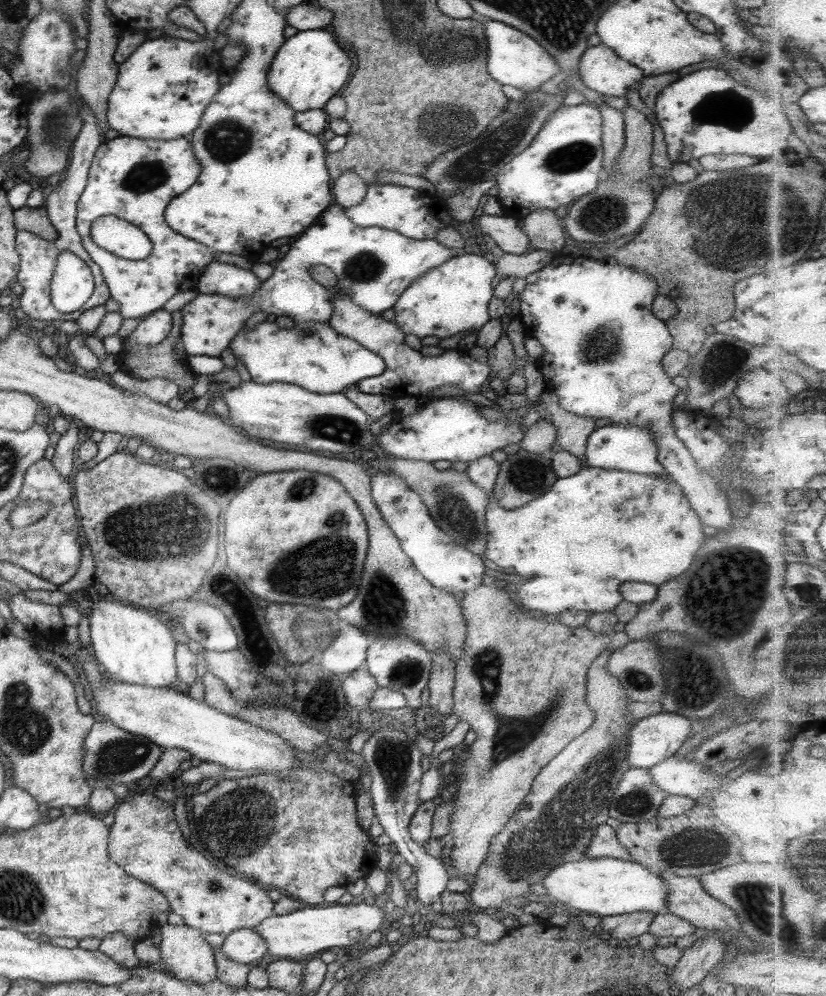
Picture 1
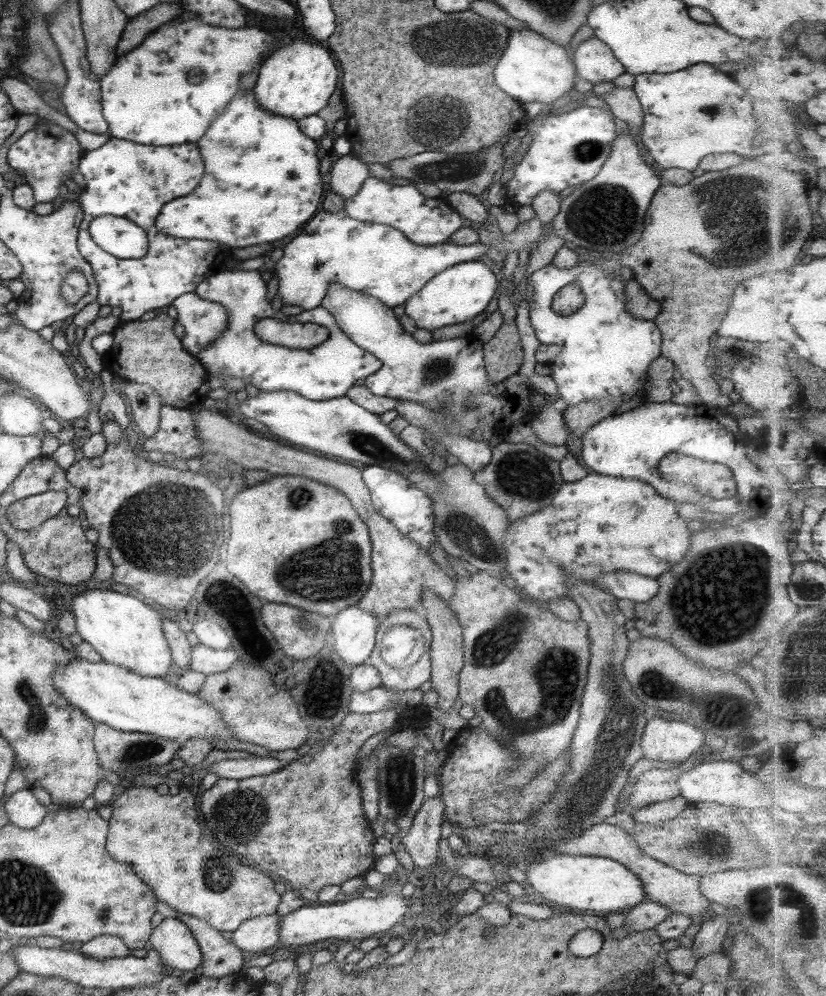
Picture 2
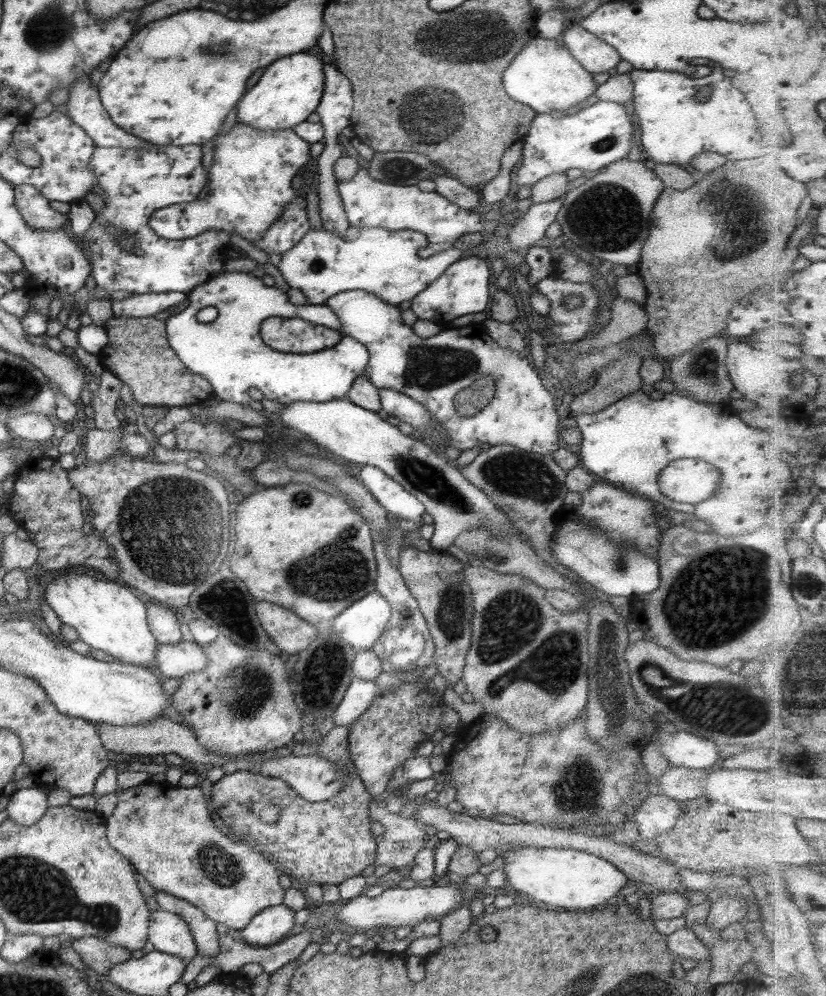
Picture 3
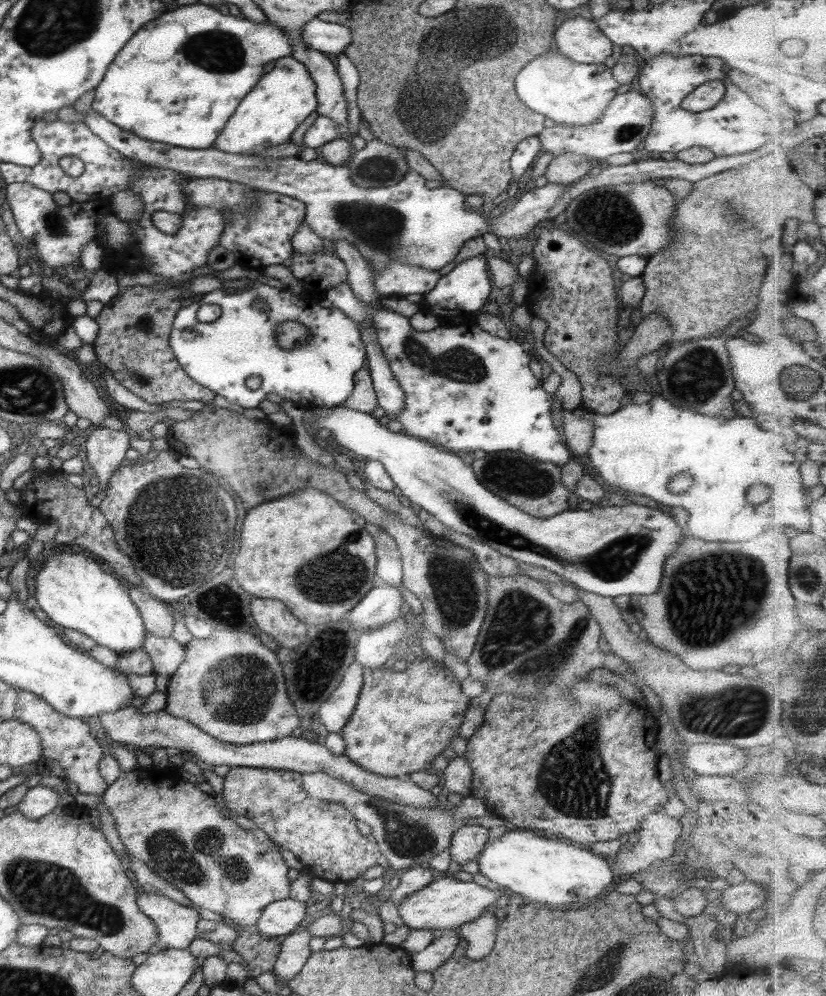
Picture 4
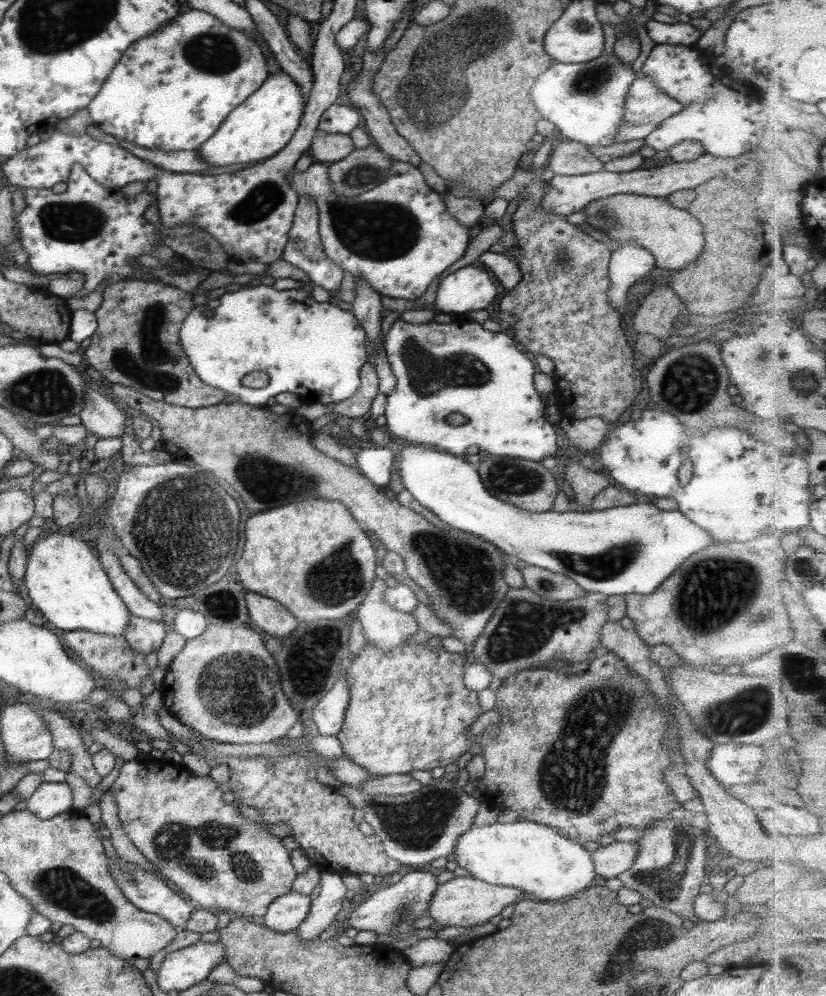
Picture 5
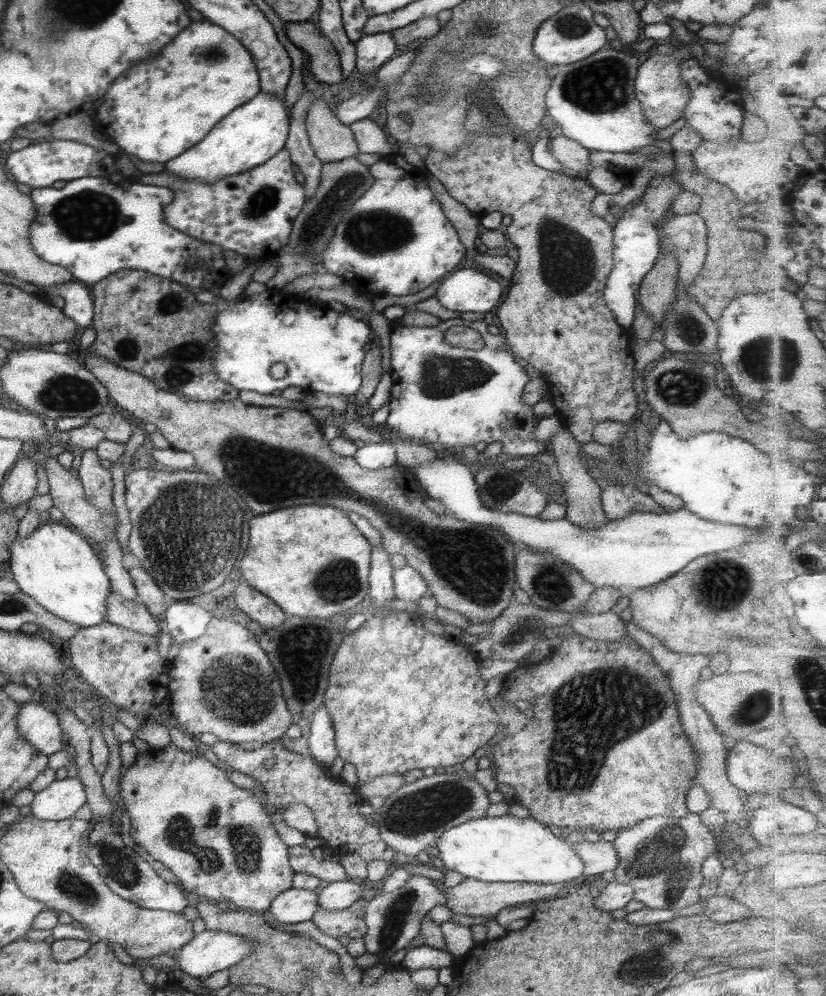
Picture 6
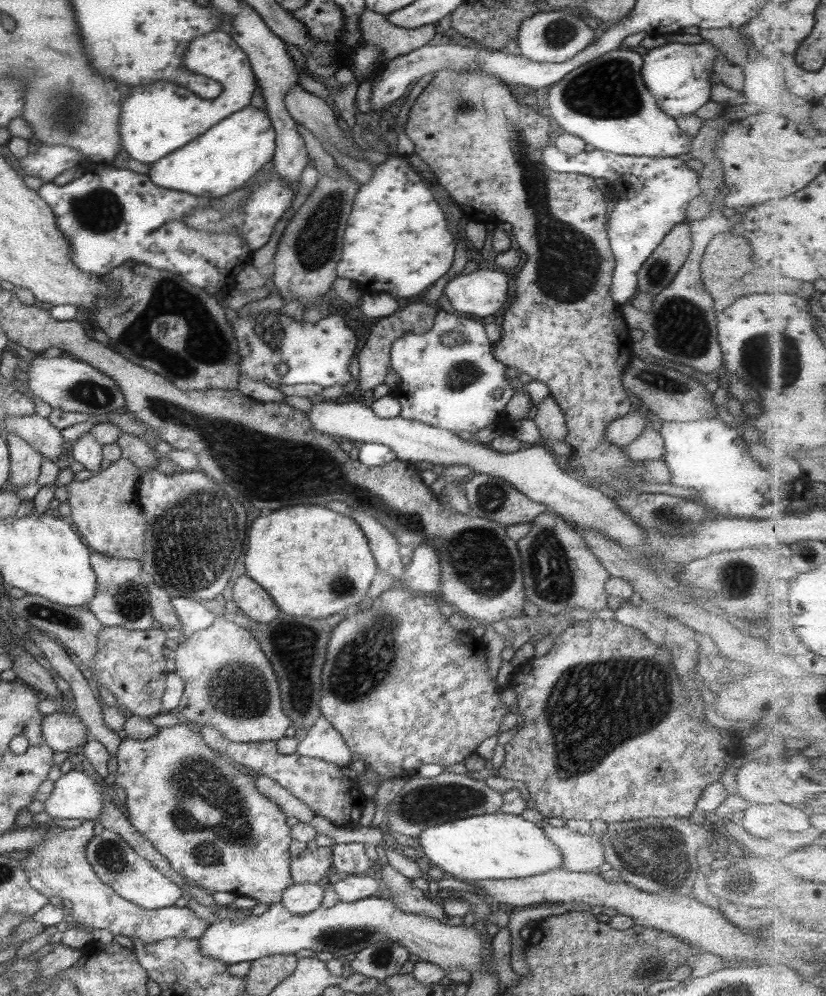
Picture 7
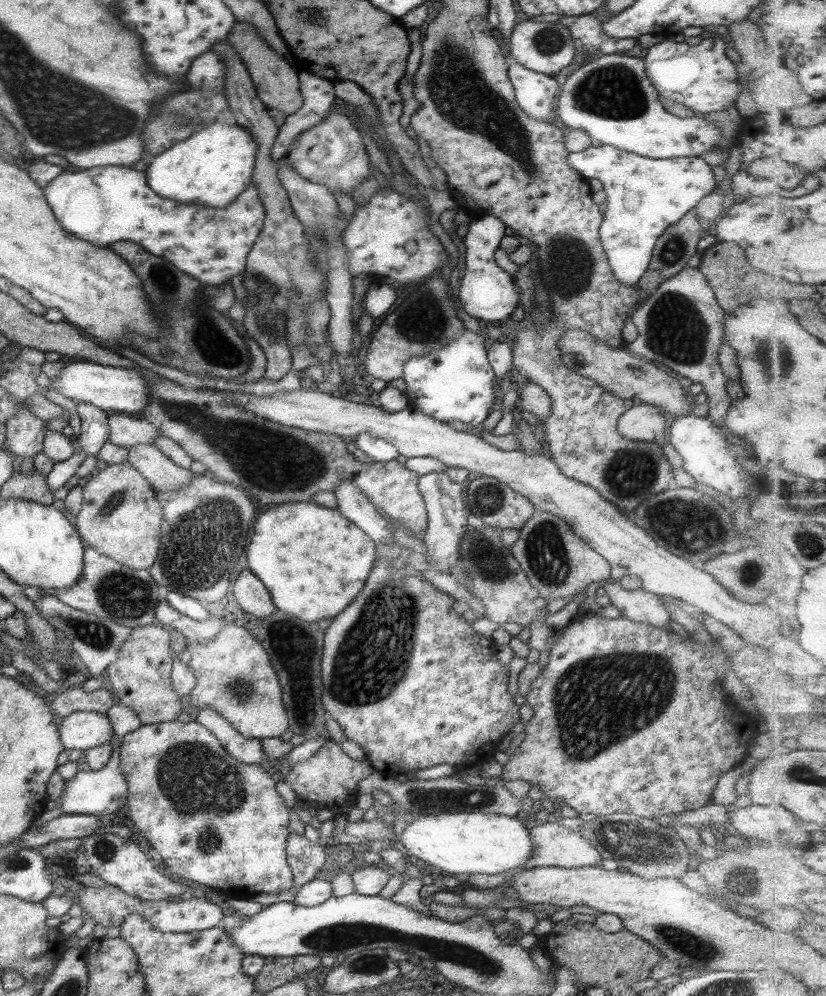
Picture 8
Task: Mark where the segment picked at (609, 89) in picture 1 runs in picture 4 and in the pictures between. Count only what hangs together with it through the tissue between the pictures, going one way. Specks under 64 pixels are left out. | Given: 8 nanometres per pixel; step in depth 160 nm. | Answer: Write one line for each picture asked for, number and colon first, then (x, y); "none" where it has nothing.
2: (593, 60)
3: (594, 55)
4: (580, 40)

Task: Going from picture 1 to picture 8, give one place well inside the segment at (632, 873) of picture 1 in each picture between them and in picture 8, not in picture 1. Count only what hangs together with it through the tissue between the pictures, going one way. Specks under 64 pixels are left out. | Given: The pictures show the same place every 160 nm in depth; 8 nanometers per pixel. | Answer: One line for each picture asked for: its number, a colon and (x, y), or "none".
2: (584, 882)
3: (570, 879)
4: (540, 868)
5: (544, 864)
6: (507, 849)
7: (496, 846)
8: (460, 844)

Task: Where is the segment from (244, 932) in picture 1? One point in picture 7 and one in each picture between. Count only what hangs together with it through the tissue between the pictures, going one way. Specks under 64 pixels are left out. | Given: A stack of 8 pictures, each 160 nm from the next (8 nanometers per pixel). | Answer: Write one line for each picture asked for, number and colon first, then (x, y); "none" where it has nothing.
2: (255, 934)
3: (271, 925)
4: (281, 917)
5: (284, 914)
6: (293, 905)
7: (299, 899)

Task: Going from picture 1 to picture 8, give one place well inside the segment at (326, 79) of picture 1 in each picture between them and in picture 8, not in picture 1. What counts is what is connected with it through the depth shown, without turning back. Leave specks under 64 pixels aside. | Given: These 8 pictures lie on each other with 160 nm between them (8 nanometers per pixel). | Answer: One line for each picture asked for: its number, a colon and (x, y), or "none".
2: (294, 81)
3: (288, 91)
4: (283, 97)
5: (259, 127)
6: (250, 134)
7: (228, 154)
8: (212, 166)

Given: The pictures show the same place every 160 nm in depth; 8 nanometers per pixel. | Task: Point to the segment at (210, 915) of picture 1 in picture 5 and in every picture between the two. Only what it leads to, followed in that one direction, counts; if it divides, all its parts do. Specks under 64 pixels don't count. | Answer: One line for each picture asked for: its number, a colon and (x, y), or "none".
2: (159, 836)
3: (166, 833)
4: (168, 824)
5: (219, 860)

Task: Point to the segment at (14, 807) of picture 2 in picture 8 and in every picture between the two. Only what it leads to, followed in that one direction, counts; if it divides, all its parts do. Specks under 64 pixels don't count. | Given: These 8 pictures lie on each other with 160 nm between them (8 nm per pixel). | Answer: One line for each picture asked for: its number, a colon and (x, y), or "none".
3: (26, 806)
4: (38, 801)
5: (49, 799)
6: (62, 798)
7: (75, 794)
8: (99, 792)

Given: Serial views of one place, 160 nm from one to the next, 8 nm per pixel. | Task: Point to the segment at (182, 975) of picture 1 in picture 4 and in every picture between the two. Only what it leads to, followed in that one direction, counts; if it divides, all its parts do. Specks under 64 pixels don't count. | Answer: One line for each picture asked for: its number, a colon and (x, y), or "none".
2: (171, 939)
3: (169, 934)
4: (176, 925)

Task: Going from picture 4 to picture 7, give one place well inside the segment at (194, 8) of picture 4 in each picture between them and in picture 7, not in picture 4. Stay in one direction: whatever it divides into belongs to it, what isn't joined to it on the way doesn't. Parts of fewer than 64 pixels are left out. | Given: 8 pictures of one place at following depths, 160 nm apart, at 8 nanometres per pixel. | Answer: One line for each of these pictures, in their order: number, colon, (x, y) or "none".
5: (169, 91)
6: (204, 73)
7: (152, 124)

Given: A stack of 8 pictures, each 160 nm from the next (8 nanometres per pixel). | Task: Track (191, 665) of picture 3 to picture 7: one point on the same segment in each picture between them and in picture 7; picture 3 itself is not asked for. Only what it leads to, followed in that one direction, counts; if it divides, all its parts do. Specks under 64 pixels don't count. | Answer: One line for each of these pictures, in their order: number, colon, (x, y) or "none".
4: (165, 653)
5: (143, 635)
6: (130, 614)
7: (120, 599)

